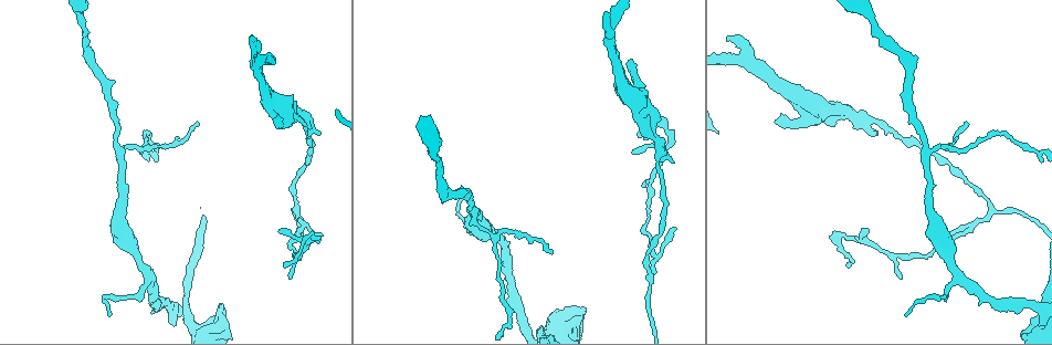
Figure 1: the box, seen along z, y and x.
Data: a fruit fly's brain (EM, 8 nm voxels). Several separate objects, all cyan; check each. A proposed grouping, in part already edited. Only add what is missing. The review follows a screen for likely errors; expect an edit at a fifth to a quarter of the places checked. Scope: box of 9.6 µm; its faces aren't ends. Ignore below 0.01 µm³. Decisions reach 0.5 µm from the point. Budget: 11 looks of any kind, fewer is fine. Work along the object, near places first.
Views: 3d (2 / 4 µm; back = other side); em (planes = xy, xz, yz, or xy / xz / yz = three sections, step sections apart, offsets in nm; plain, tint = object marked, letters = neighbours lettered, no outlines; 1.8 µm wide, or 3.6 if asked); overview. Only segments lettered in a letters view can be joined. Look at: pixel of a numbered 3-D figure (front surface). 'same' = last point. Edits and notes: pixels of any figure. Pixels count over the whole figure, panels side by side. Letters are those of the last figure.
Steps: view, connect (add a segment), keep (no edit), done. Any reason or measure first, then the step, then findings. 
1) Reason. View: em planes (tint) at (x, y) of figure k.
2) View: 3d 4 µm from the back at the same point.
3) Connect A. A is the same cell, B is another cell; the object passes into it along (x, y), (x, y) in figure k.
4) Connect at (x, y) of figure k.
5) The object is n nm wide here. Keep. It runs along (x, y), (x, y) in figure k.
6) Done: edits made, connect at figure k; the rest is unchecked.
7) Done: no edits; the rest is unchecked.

Free end. View: em planes (plain) at (279, 122) of figure 1.

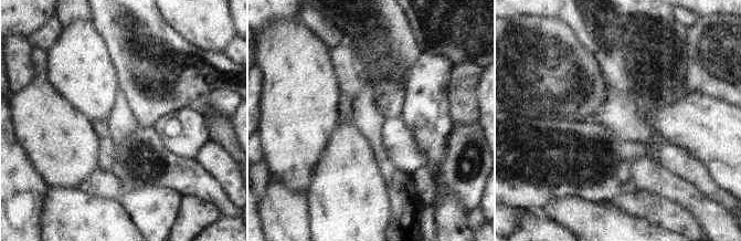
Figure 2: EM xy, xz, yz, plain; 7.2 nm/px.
See the neighbours. View: em planes (letters) at the same point.

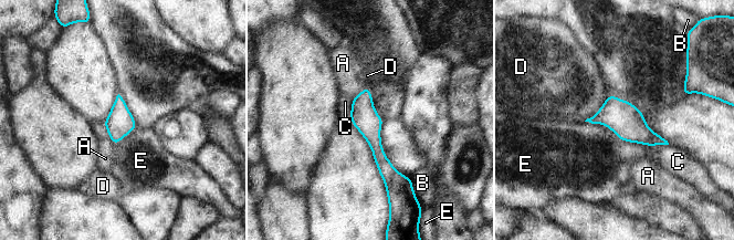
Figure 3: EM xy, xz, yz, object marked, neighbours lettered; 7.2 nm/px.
Keep. A, B, C, D and E are other cells; a border runs along (584, 121), (646, 146) in figure 3; no lettered segment goes on from it.

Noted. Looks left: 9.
Free end. View: 3d 2 µm at (254, 38) of figure 1.

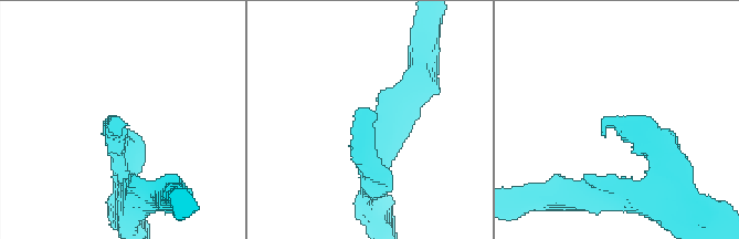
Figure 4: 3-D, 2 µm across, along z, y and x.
Now the EM. View: em planes (tint) at (603, 125) of figure 4.

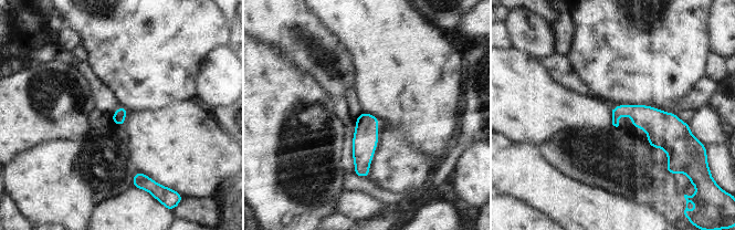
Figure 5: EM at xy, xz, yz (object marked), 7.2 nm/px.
See the neighbours. View: em planes (letters) at the same point.

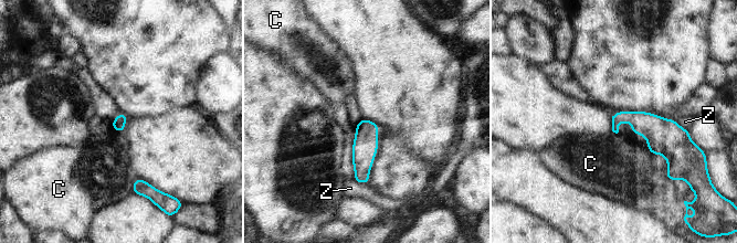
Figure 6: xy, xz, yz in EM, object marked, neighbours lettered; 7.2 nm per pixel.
Keep. C and Z are other cells; a border runs along (136, 177), (132, 191) in figure 6; none of them fits.

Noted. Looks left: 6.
Thick end. View: 3d 4 µm at (226, 316) of figure 1.

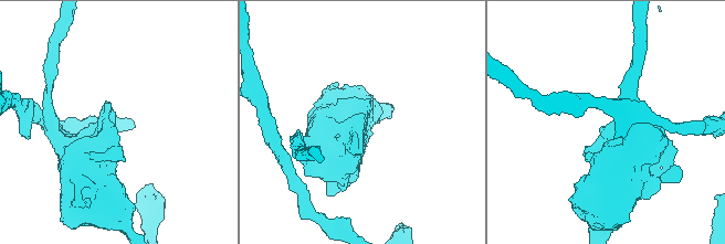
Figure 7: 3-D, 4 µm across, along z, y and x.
Now the EM. View: em yz step 8 (letters) at (603, 127) of figure 7.

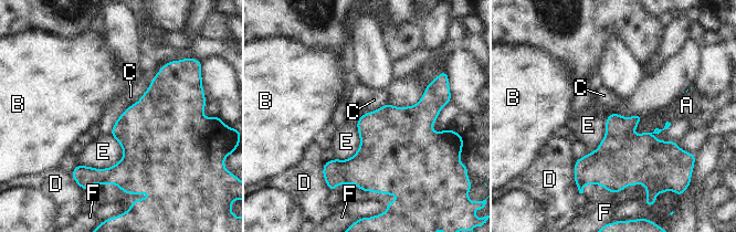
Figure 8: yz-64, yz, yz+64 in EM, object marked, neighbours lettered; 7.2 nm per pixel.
Another direction. View: em planes (letters) at the same point.

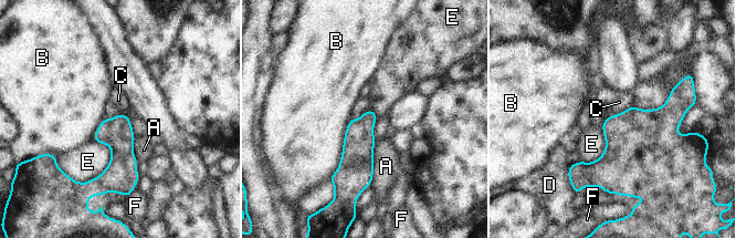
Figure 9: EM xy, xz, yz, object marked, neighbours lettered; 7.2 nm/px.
The longest contact is with B, 460 nm. Keep. A, B, C, D, E and F are other cells; none of them fits.

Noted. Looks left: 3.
Done: no edits; the rest is unchecked.

